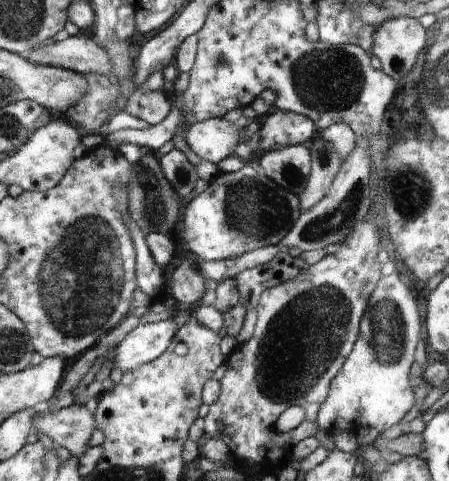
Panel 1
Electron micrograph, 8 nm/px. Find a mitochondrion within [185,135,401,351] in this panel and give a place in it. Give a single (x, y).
(255, 209)

